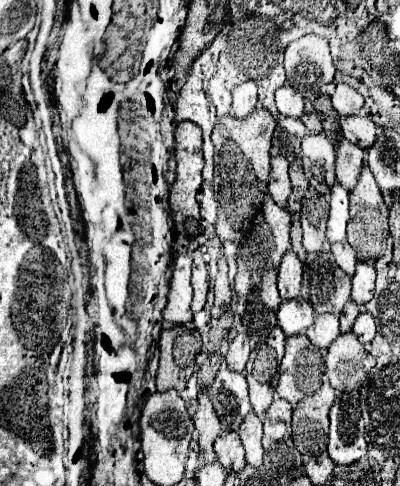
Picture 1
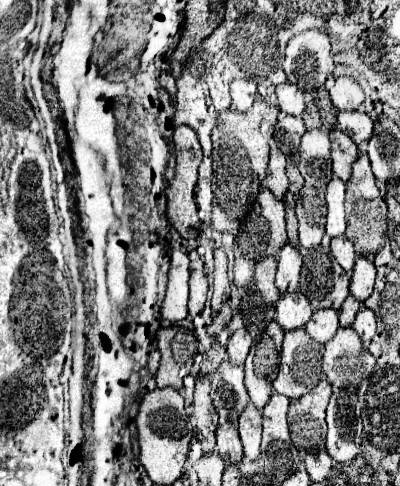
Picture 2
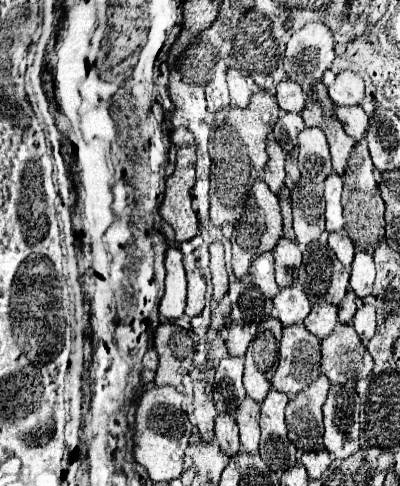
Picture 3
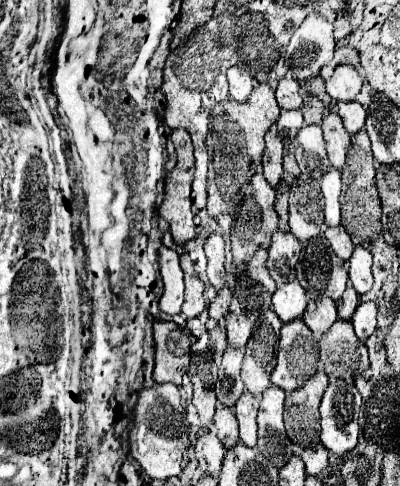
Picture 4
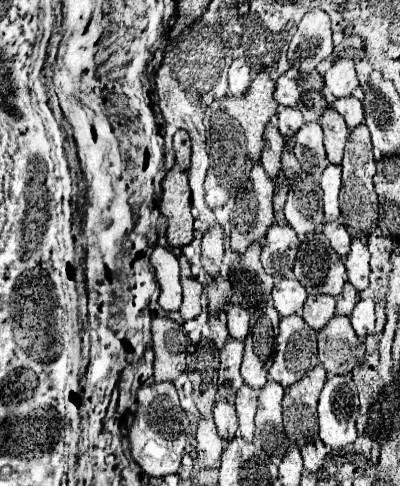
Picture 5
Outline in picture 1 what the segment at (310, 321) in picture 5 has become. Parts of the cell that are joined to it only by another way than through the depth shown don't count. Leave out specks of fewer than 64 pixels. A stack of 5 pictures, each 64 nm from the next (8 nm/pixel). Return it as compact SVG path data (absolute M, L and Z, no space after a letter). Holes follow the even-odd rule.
M316 316L312 328L308 328L306 336L316 348L326 350L340 336L338 316Z

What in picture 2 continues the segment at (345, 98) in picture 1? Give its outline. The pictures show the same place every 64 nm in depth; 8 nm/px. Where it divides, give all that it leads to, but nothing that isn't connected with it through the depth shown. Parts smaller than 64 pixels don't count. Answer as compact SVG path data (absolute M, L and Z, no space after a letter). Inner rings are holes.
M342 76L342 78L336 78L336 84L330 90L330 98L338 110L352 112L352 110L358 110L360 104L364 102L364 92L354 80Z

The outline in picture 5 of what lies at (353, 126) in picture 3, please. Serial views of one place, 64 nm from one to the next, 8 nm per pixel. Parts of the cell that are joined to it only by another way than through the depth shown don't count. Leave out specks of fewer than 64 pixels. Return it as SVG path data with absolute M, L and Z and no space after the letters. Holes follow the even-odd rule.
M354 96L348 98L340 98L334 102L334 108L342 114L342 118L346 120L346 126L352 130L356 126L360 126L364 122L364 108L362 102L356 100Z

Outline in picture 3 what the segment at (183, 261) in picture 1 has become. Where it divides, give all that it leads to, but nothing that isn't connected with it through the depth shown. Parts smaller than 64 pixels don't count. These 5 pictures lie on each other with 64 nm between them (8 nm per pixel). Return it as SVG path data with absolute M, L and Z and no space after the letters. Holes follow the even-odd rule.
M178 248L166 250L166 292L160 302L160 314L172 322L182 318L186 308L186 270L182 258Z

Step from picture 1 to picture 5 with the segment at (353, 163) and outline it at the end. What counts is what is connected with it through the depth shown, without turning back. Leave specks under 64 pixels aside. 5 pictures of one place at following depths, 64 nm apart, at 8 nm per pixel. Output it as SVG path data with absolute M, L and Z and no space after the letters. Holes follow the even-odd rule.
M328 108L320 118L320 126L324 130L324 146L326 146L328 160L332 164L340 164L344 146L346 146L348 134L350 134L344 124L344 118L334 108Z

